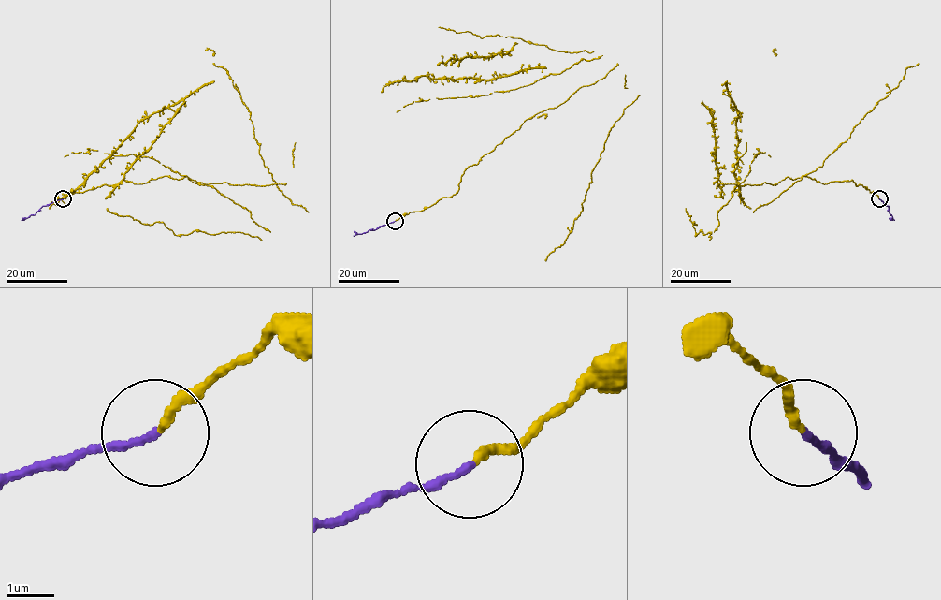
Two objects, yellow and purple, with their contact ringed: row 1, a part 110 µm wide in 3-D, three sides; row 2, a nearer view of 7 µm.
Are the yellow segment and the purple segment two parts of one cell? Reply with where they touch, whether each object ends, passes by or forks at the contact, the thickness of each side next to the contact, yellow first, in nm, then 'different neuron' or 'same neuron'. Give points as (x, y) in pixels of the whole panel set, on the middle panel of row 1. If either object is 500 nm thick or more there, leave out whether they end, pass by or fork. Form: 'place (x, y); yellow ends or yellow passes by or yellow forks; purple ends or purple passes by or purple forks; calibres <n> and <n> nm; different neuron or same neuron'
place (395, 221); yellow ends; purple ends; calibres 170 and 150 nm; same neuron

